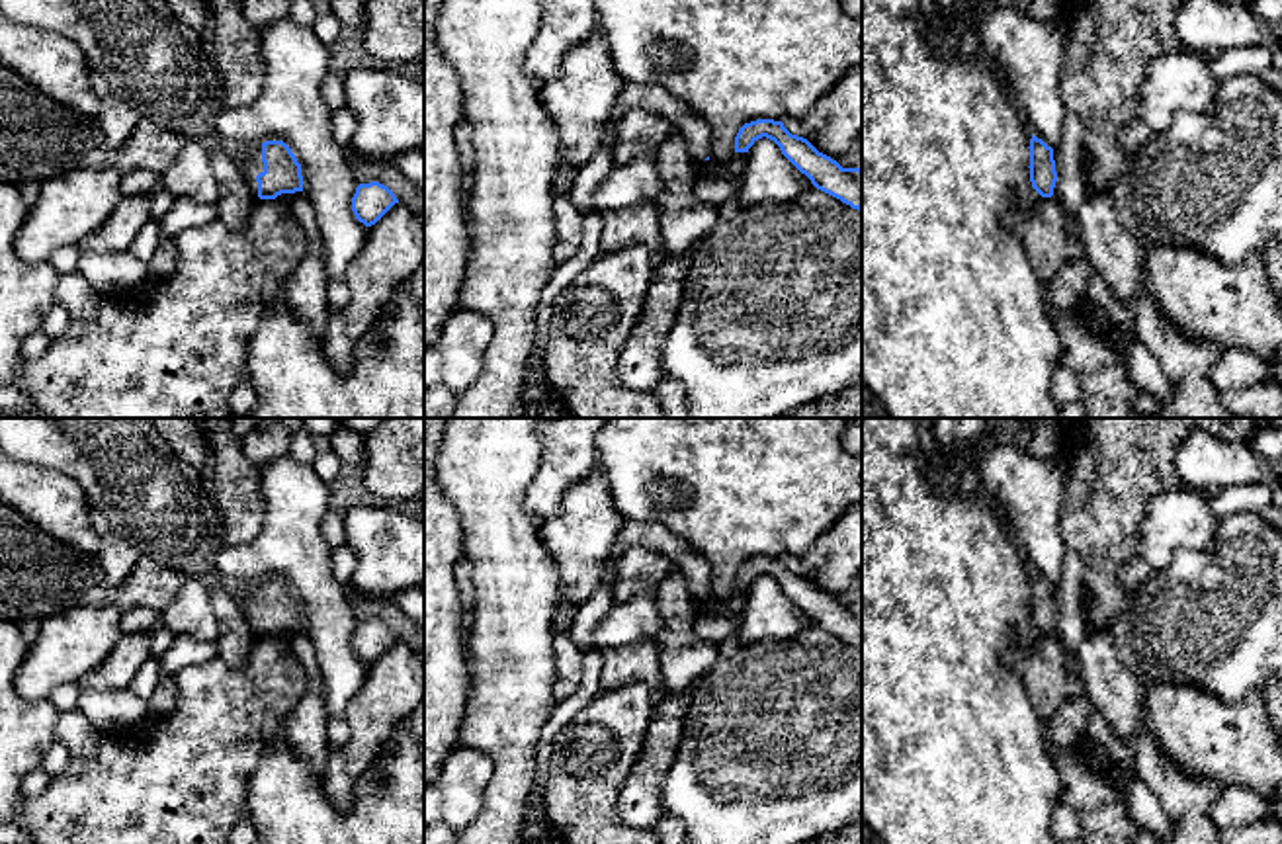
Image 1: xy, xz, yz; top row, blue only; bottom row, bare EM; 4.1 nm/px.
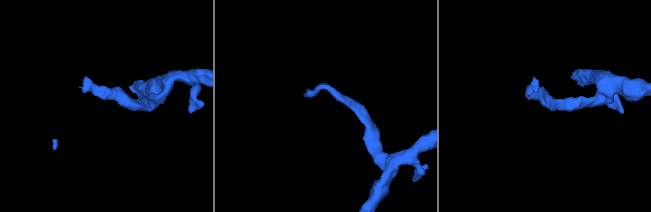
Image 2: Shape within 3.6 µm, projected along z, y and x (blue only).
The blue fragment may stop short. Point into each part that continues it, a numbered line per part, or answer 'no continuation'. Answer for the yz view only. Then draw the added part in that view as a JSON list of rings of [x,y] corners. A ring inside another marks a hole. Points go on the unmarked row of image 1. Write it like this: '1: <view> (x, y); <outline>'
no continuation

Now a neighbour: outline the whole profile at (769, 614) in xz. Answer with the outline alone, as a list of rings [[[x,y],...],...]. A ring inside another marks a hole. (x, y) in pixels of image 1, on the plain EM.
[[[762,574],[747,590],[747,606],[739,613],[739,641],[743,645],[762,641],[786,641],[811,625],[811,617],[801,612],[780,588]]]

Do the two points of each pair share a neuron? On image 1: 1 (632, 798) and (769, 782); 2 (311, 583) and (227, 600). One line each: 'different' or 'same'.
1: different
2: different

